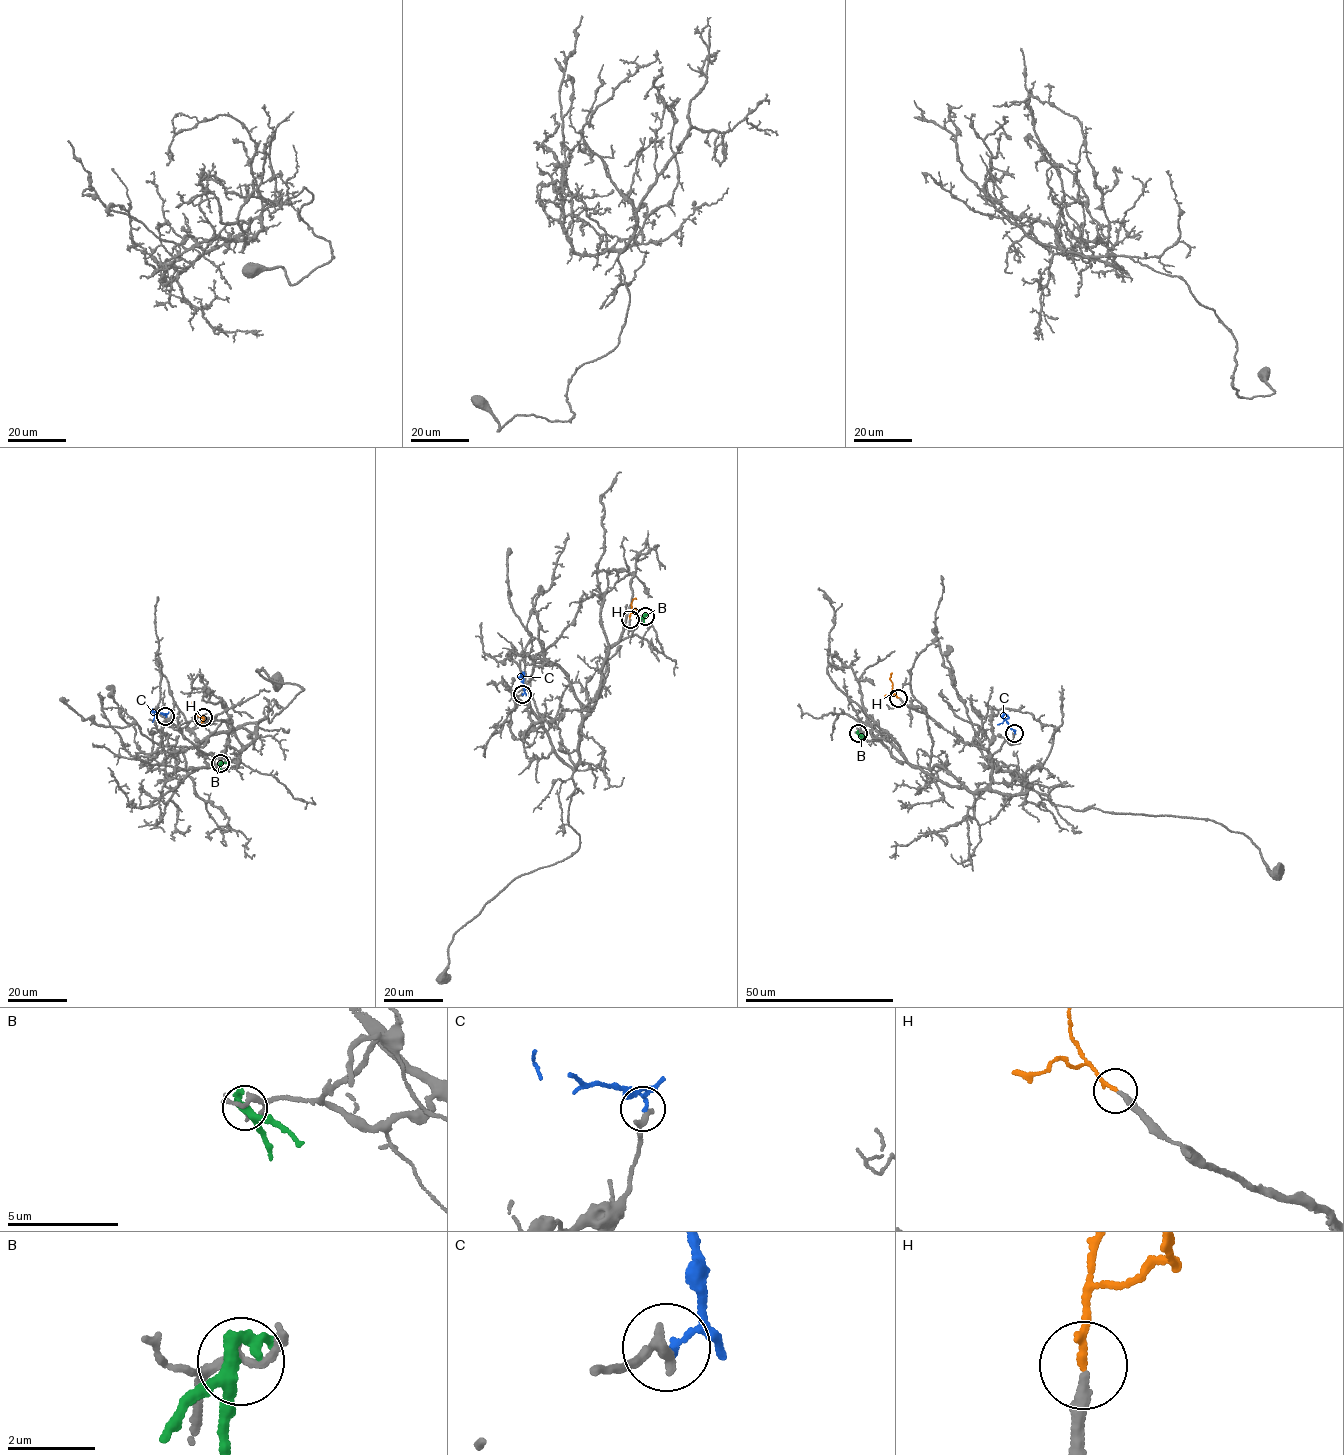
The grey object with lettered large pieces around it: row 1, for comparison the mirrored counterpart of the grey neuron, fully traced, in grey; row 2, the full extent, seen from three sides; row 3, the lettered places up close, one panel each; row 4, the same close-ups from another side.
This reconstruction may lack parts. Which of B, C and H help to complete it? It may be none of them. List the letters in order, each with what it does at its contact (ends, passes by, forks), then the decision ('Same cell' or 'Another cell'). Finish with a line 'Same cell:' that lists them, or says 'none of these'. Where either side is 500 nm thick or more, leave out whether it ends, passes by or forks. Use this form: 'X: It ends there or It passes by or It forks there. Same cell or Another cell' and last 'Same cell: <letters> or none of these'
B: It forks there. Another cell
C: It ends there. Another cell
H: It ends there. Same cell
Same cell: H

